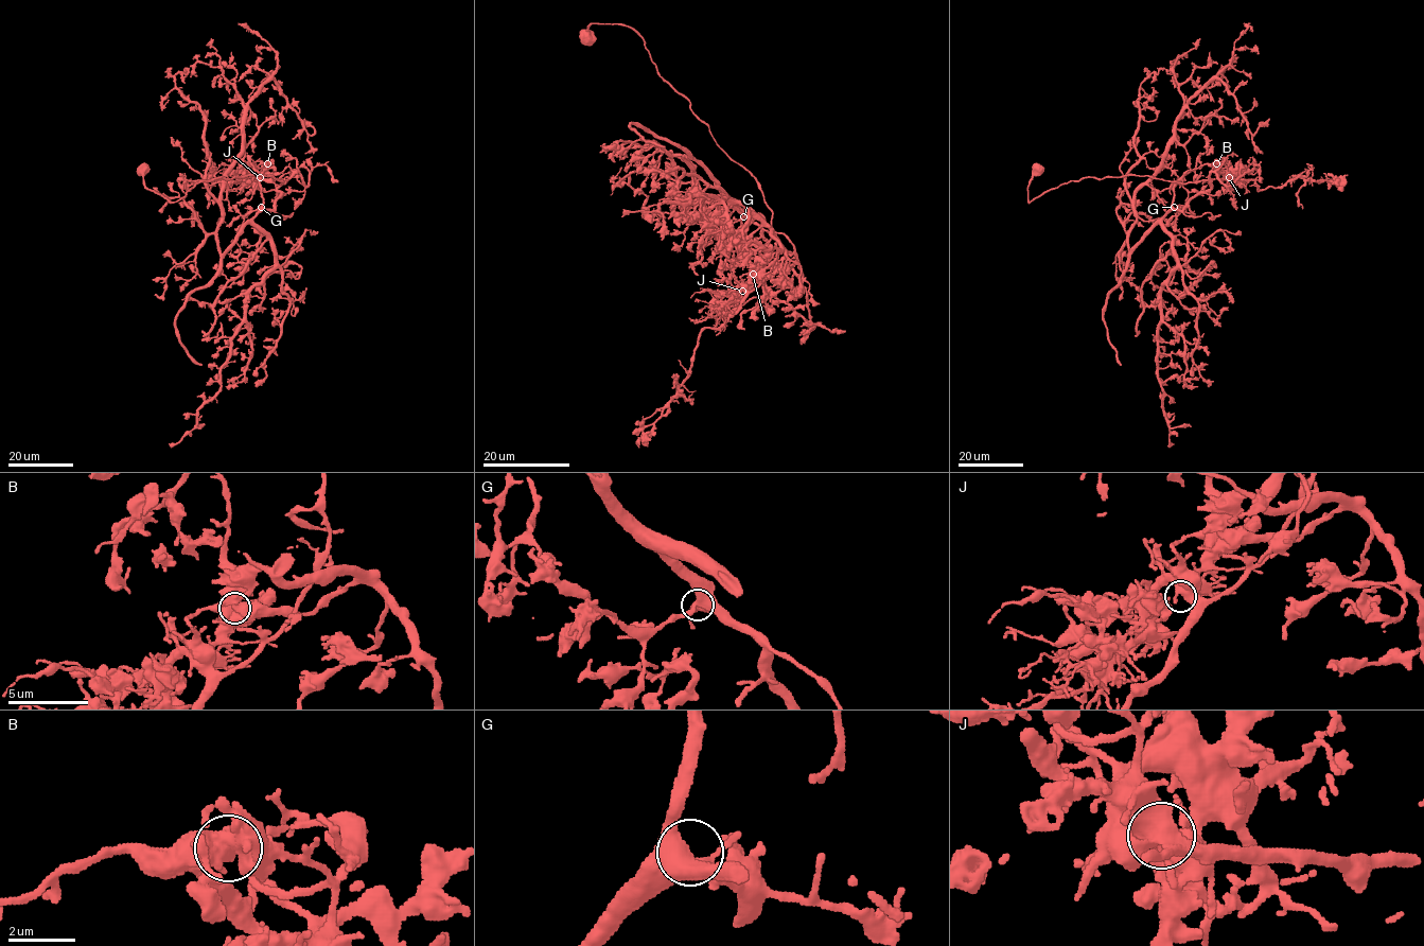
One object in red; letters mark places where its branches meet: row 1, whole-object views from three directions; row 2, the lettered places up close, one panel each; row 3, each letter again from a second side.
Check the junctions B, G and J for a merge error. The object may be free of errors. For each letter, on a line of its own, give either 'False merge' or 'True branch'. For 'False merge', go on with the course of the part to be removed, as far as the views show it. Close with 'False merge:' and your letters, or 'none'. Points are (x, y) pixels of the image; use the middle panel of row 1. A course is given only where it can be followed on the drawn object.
B: False merge. Course of the part to remove: (753, 274), (750, 292), (777, 256), (772, 210), (758, 181), (719, 146), (631, 28), (591, 23), (591, 39)
G: True branch
J: True branch
False merge: B

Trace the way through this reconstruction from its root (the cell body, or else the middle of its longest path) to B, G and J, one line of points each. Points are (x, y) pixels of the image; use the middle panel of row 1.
B: (726, 195), (746, 214), (742, 219), (742, 230), (750, 241), (753, 274)
G: (726, 195), (743, 216)
J: (726, 195), (746, 214), (742, 219), (742, 230), (750, 241), (751, 269), (754, 274), (742, 291)

